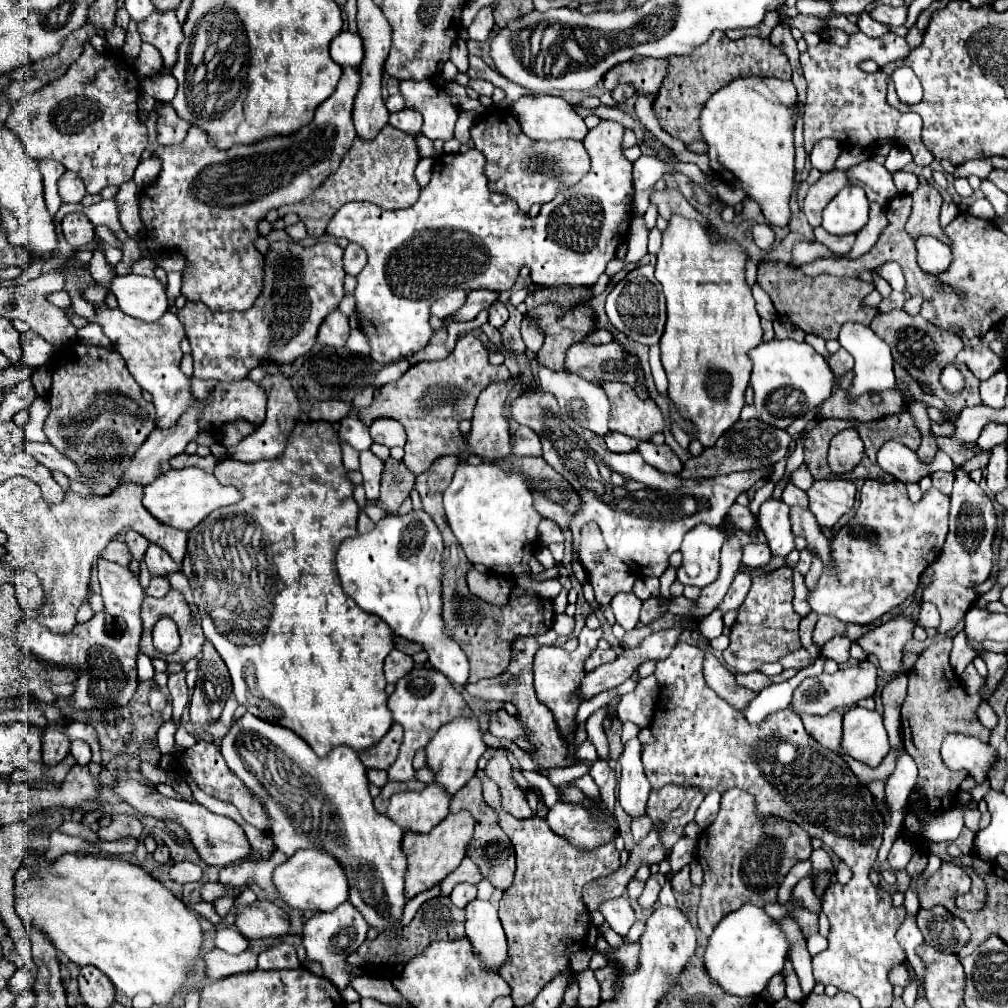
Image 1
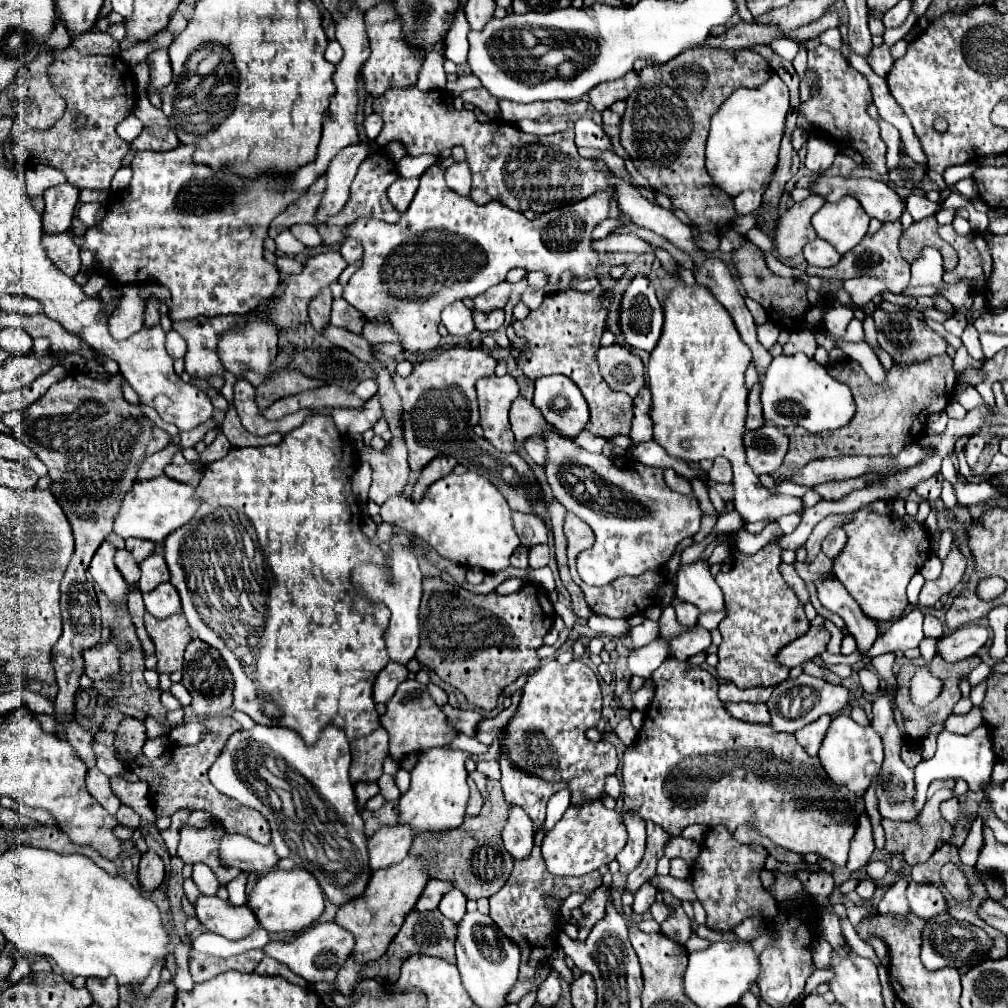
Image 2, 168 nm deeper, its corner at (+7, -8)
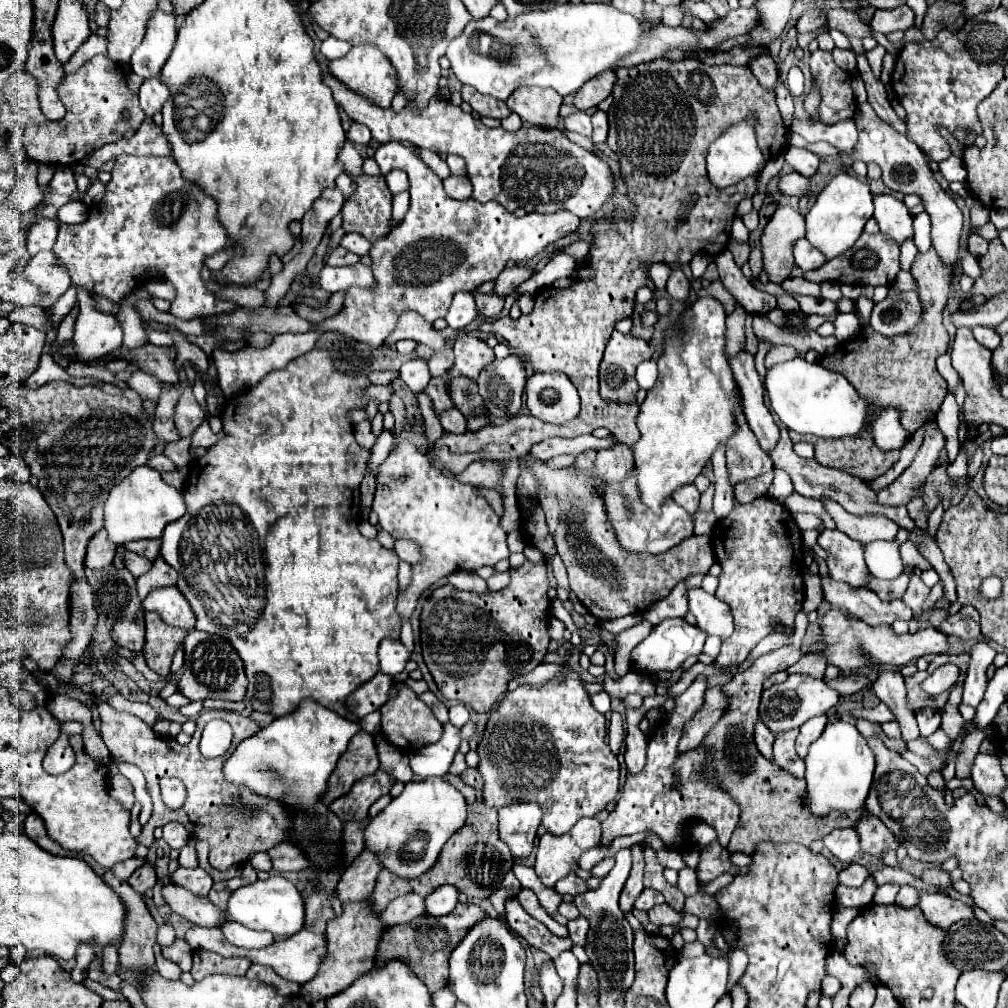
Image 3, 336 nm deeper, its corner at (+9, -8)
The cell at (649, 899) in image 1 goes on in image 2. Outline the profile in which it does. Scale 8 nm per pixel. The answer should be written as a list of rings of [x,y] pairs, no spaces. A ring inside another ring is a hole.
[[[650,882],[642,884],[642,886],[638,888],[638,892],[634,894],[634,904],[632,904],[634,914],[644,914],[644,912],[648,912],[654,900],[656,900],[656,888],[654,888]]]

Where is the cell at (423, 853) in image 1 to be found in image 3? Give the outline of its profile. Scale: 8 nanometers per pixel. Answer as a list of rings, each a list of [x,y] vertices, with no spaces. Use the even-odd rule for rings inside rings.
[[[368,900],[348,904],[342,908],[340,916],[328,922],[328,930],[326,930],[328,956],[324,956],[324,964],[320,964],[320,972],[316,972],[316,976],[308,984],[302,984],[298,992],[300,998],[308,1000],[310,1004],[318,1000],[326,1000],[336,992],[342,992],[344,988],[348,988],[348,984],[352,984],[360,974],[372,968],[372,964],[376,962],[376,946],[384,928],[382,928],[380,916],[370,912],[368,906],[370,906]]]

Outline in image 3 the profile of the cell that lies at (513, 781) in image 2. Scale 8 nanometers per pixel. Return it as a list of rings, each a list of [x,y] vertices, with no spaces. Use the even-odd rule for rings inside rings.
[[[512,804],[498,810],[498,832],[516,860],[526,860],[534,848],[536,828],[542,820],[538,804]]]

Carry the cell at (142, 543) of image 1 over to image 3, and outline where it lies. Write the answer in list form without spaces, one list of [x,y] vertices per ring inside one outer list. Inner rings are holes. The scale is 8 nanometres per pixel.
[[[156,538],[156,540],[136,540],[136,542],[128,542],[126,548],[140,554],[140,556],[156,560],[158,554],[160,554],[160,544],[162,544],[160,538]]]

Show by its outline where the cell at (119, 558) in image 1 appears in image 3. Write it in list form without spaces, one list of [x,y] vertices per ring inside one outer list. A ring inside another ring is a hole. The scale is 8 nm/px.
[[[126,552],[124,554],[124,564],[132,572],[132,576],[138,578],[138,576],[142,576],[142,574],[146,574],[150,570],[152,560],[148,560],[148,558],[144,558],[144,556],[136,554],[136,552]]]

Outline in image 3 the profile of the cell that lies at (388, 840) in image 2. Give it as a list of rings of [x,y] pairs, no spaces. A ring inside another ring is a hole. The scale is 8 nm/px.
[[[362,852],[342,874],[336,894],[340,904],[350,904],[350,902],[362,902],[372,896],[372,890],[376,886],[376,876],[382,870],[380,860],[376,854]]]

